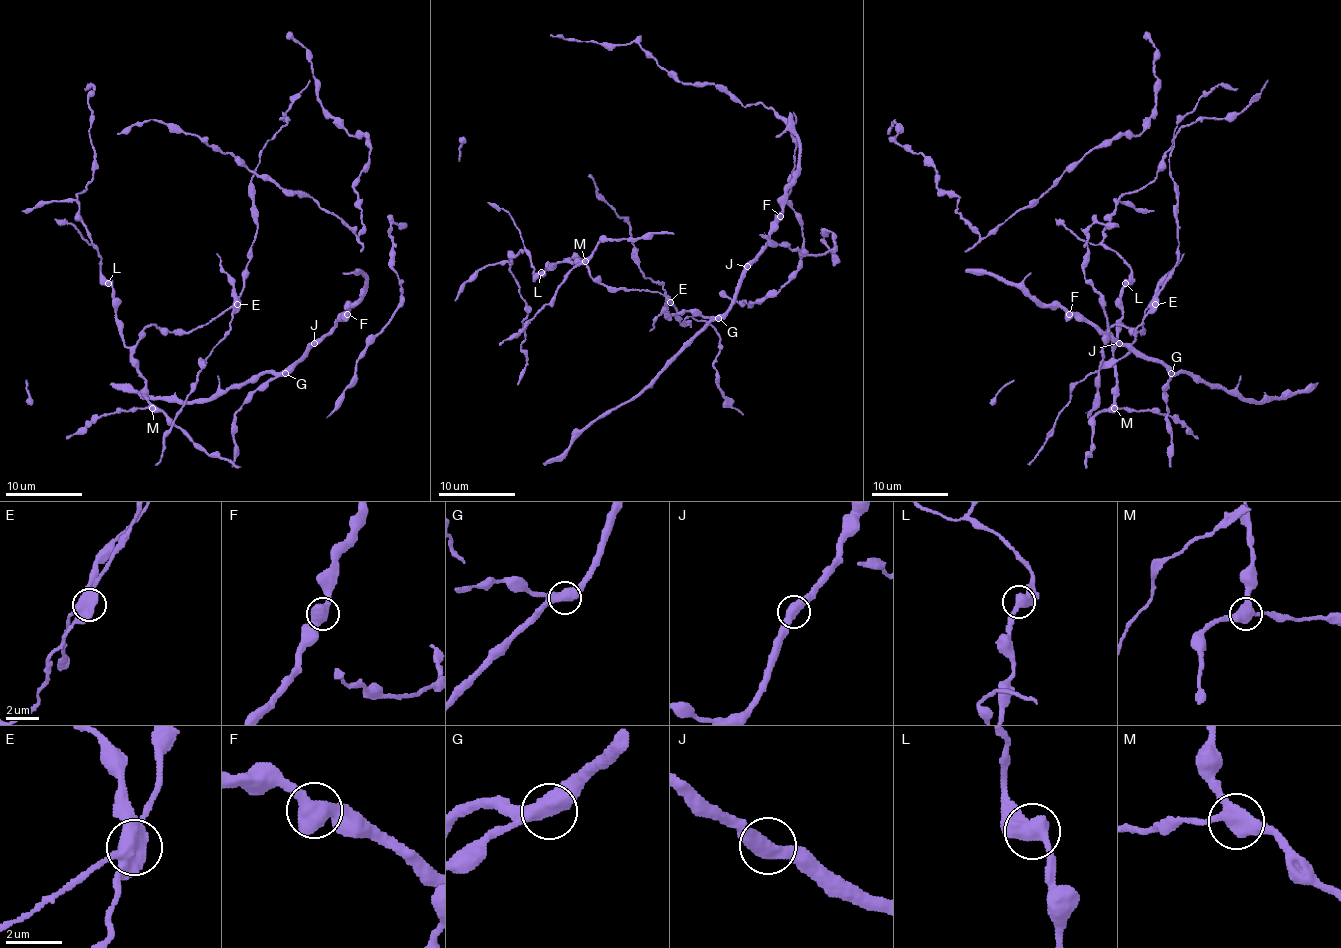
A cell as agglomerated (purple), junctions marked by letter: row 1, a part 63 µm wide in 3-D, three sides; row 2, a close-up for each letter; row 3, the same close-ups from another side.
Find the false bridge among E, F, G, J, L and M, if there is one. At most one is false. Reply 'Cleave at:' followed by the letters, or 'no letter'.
Cleave at: E

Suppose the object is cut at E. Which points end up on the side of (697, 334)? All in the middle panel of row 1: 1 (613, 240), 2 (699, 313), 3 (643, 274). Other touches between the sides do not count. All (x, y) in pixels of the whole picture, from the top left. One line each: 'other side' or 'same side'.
1: same side
2: same side
3: other side

